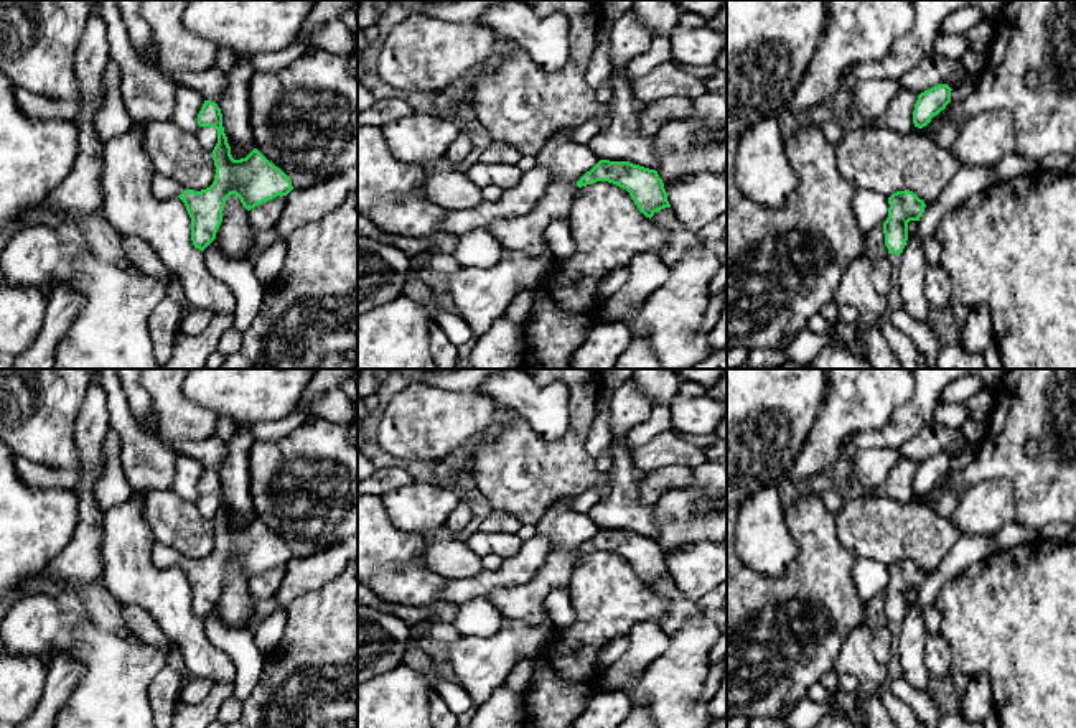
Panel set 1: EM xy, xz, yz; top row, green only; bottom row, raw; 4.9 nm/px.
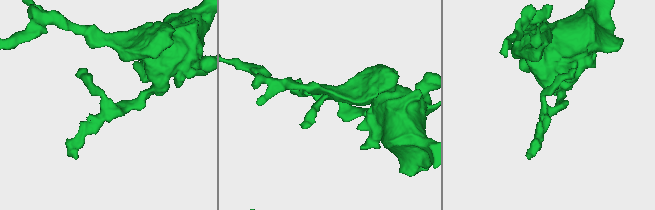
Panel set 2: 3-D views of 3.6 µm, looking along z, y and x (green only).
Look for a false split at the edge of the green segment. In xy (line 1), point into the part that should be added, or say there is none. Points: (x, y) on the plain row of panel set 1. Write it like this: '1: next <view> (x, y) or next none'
1: next xy (163, 557)

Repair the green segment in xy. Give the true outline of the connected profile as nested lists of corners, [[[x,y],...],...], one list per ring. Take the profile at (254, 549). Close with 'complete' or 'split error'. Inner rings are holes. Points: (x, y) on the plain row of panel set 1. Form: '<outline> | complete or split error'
[[[204,469],[198,483],[198,494],[218,499],[218,512],[213,519],[216,535],[213,553],[201,560],[185,558],[173,548],[157,544],[152,548],[152,560],[158,568],[180,567],[185,572],[191,586],[193,614],[203,621],[216,608],[224,573],[231,563],[236,563],[250,580],[277,565],[287,565],[293,555],[290,547],[257,517],[246,527],[232,527],[222,483],[216,471]]] | split error

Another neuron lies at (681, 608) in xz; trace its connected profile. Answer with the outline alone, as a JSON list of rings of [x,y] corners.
[[[664,576],[651,586],[657,595],[669,601],[669,611],[661,618],[659,626],[671,637],[689,619],[702,616],[697,601],[690,601],[676,585],[672,576]]]

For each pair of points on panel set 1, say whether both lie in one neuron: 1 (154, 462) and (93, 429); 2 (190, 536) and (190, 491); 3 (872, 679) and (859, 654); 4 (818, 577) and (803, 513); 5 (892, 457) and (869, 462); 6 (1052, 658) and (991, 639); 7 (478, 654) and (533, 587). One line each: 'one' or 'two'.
1: two
2: two
3: one
4: one
5: one
6: one
7: two

